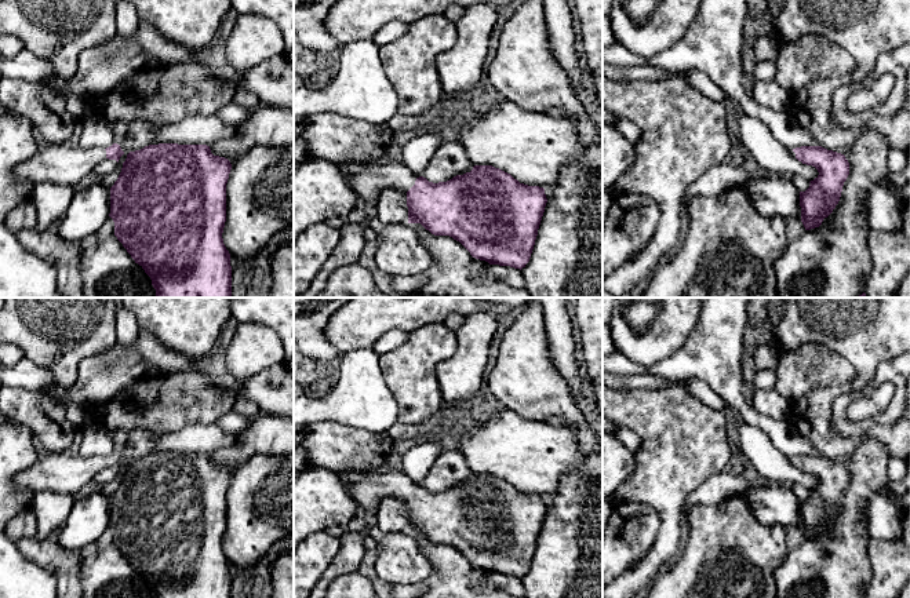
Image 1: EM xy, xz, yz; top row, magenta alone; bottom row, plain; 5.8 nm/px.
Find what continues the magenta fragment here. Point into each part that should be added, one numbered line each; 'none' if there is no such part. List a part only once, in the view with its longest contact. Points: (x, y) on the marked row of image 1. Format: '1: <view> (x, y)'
1: xz (367, 178)

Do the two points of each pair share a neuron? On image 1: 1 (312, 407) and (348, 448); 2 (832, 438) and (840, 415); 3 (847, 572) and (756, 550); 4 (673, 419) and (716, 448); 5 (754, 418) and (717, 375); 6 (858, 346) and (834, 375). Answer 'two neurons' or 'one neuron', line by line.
1: two neurons
2: two neurons
3: two neurons
4: one neuron
5: one neuron
6: two neurons

